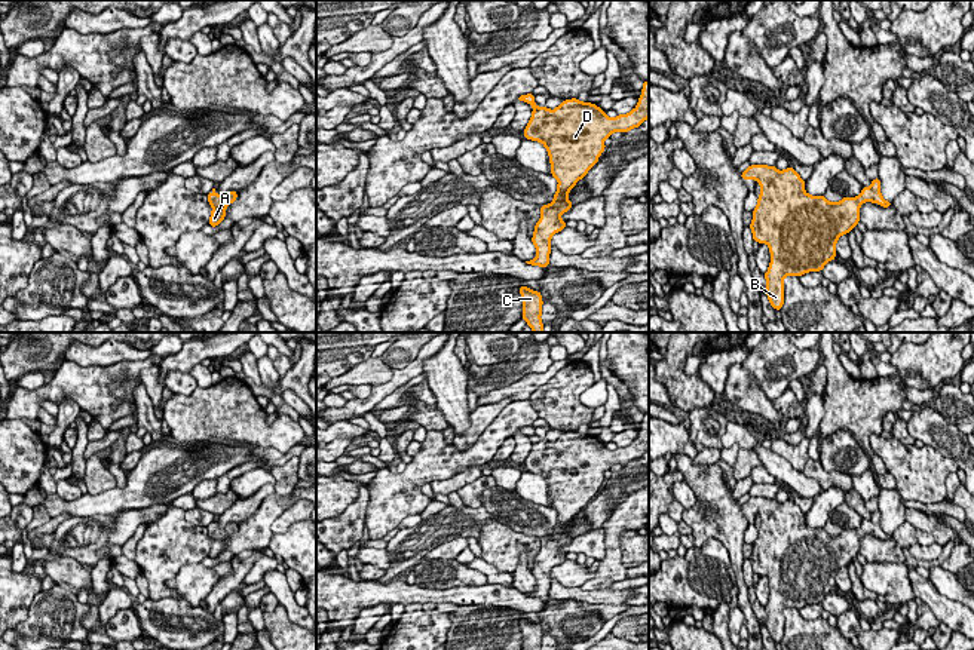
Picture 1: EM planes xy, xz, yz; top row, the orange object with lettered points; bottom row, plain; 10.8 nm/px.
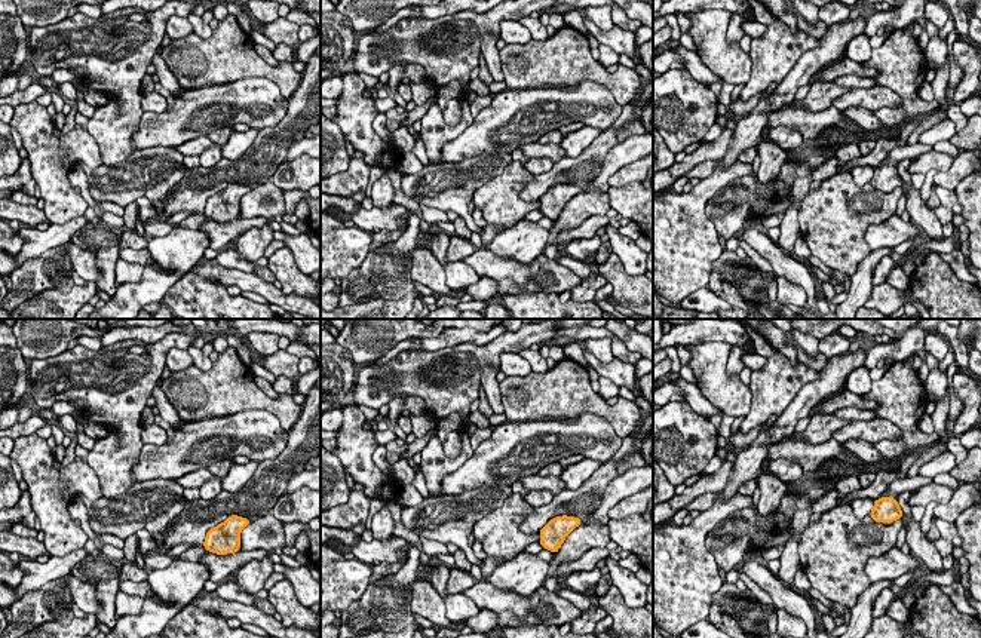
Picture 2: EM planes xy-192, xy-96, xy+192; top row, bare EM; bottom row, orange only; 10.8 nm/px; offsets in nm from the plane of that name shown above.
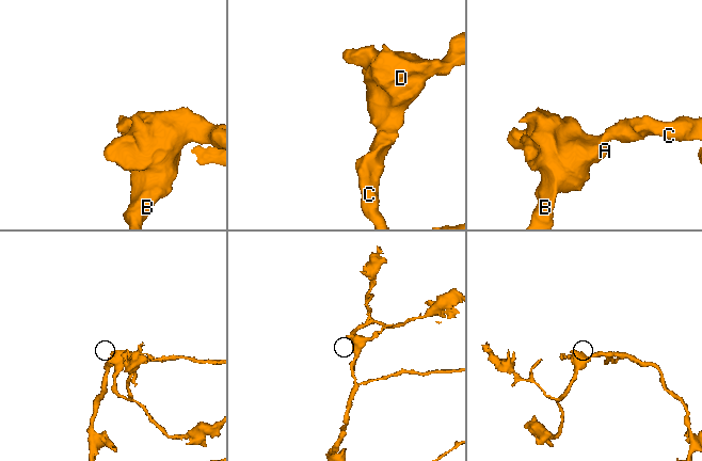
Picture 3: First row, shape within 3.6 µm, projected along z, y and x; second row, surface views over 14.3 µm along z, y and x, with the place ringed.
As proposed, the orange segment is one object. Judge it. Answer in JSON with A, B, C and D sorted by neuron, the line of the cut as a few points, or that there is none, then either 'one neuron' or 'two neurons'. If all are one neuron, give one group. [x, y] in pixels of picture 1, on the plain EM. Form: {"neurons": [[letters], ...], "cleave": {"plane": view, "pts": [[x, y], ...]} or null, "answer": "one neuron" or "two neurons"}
{"neurons": [["A", "B", "C", "D"]], "cleave": null, "answer": "one neuron"}

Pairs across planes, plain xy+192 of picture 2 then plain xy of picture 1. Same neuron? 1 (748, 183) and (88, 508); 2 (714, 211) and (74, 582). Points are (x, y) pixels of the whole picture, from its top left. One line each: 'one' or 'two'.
1: two
2: two

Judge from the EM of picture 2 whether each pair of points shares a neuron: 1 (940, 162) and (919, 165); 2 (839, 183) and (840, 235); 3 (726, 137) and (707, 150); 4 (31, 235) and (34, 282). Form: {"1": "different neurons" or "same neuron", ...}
{"1": "same neuron", "2": "same neuron", "3": "same neuron", "4": "different neurons"}

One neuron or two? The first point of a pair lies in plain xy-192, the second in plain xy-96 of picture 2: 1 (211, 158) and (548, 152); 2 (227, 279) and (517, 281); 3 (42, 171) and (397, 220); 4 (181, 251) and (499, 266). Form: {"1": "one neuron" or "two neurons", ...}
{"1": "two neurons", "2": "one neuron", "3": "two neurons", "4": "two neurons"}

